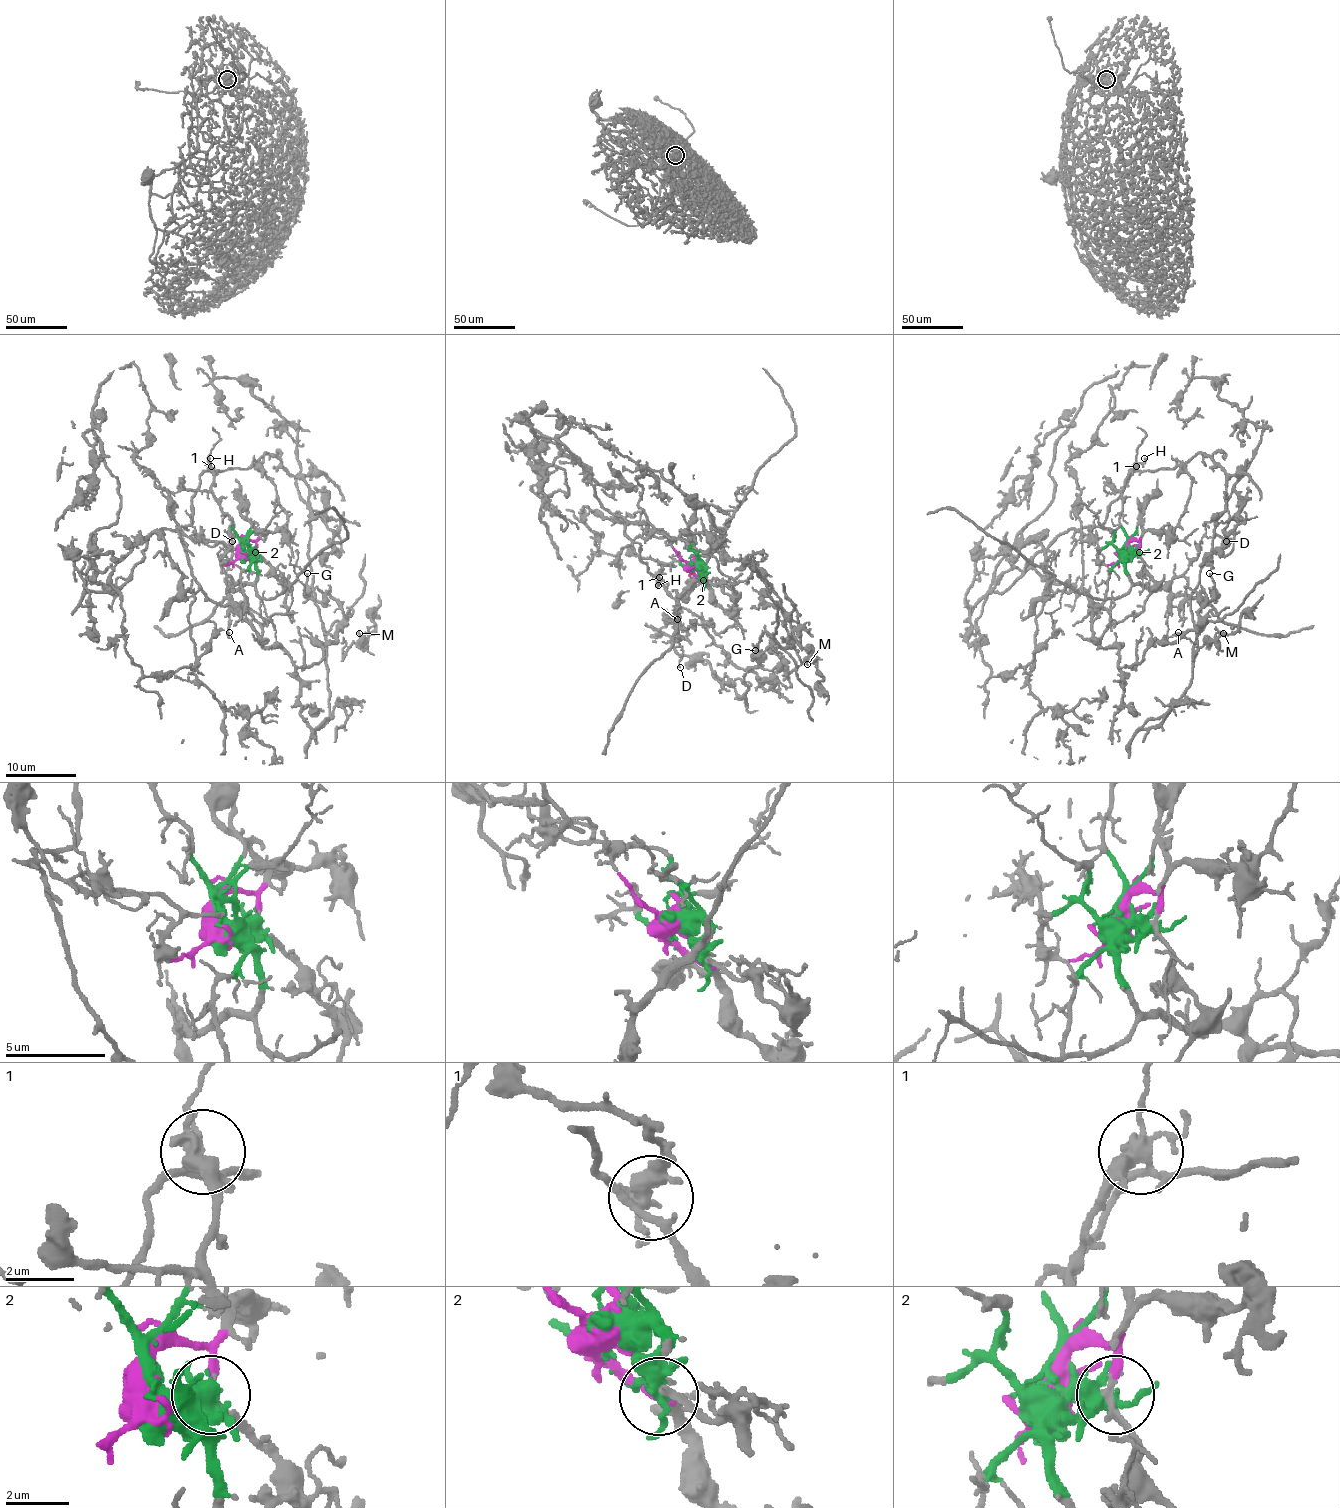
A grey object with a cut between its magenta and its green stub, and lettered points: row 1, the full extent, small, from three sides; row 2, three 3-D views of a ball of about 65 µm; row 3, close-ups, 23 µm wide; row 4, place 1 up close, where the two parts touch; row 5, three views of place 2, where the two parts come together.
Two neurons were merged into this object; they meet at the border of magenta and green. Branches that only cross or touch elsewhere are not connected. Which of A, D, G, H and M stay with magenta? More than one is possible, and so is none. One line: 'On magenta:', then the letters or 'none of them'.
On magenta: G, M

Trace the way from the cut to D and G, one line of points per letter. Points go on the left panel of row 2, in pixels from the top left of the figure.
D: (243, 551), (255, 561), (257, 577), (234, 590), (227, 572), (232, 540)
G: (243, 551), (287, 523), (260, 468), (273, 454), (306, 484), (308, 553), (322, 600), (308, 574)

